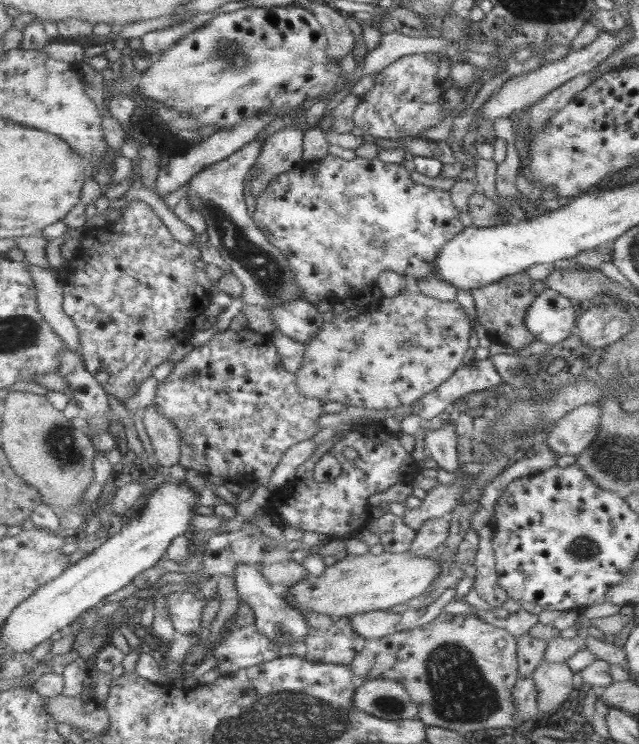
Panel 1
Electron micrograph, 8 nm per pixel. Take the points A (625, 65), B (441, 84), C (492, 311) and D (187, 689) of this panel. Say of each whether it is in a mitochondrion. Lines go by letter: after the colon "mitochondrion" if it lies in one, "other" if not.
A: other
B: other
C: other
D: other

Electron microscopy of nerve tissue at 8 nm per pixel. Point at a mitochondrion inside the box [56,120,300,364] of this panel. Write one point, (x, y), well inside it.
(267, 273)

